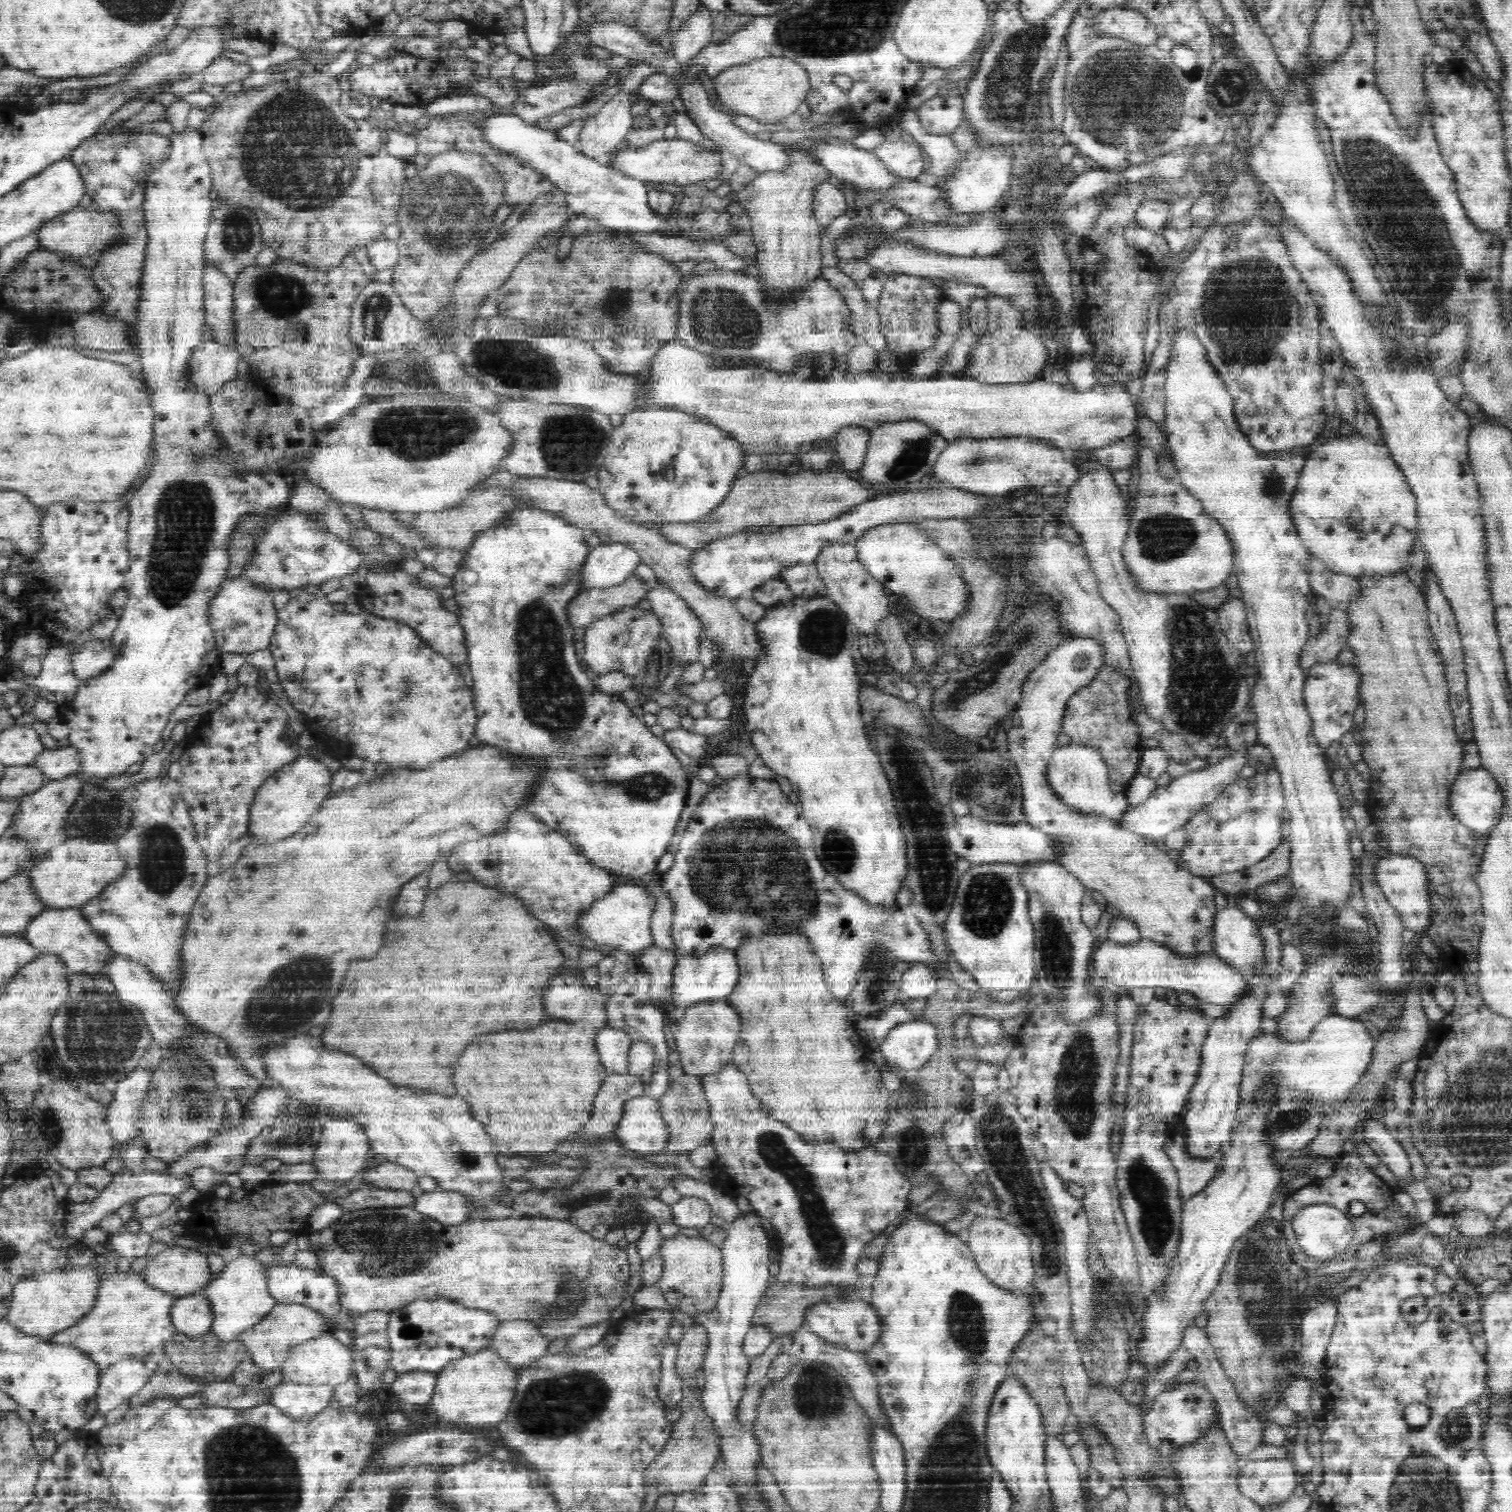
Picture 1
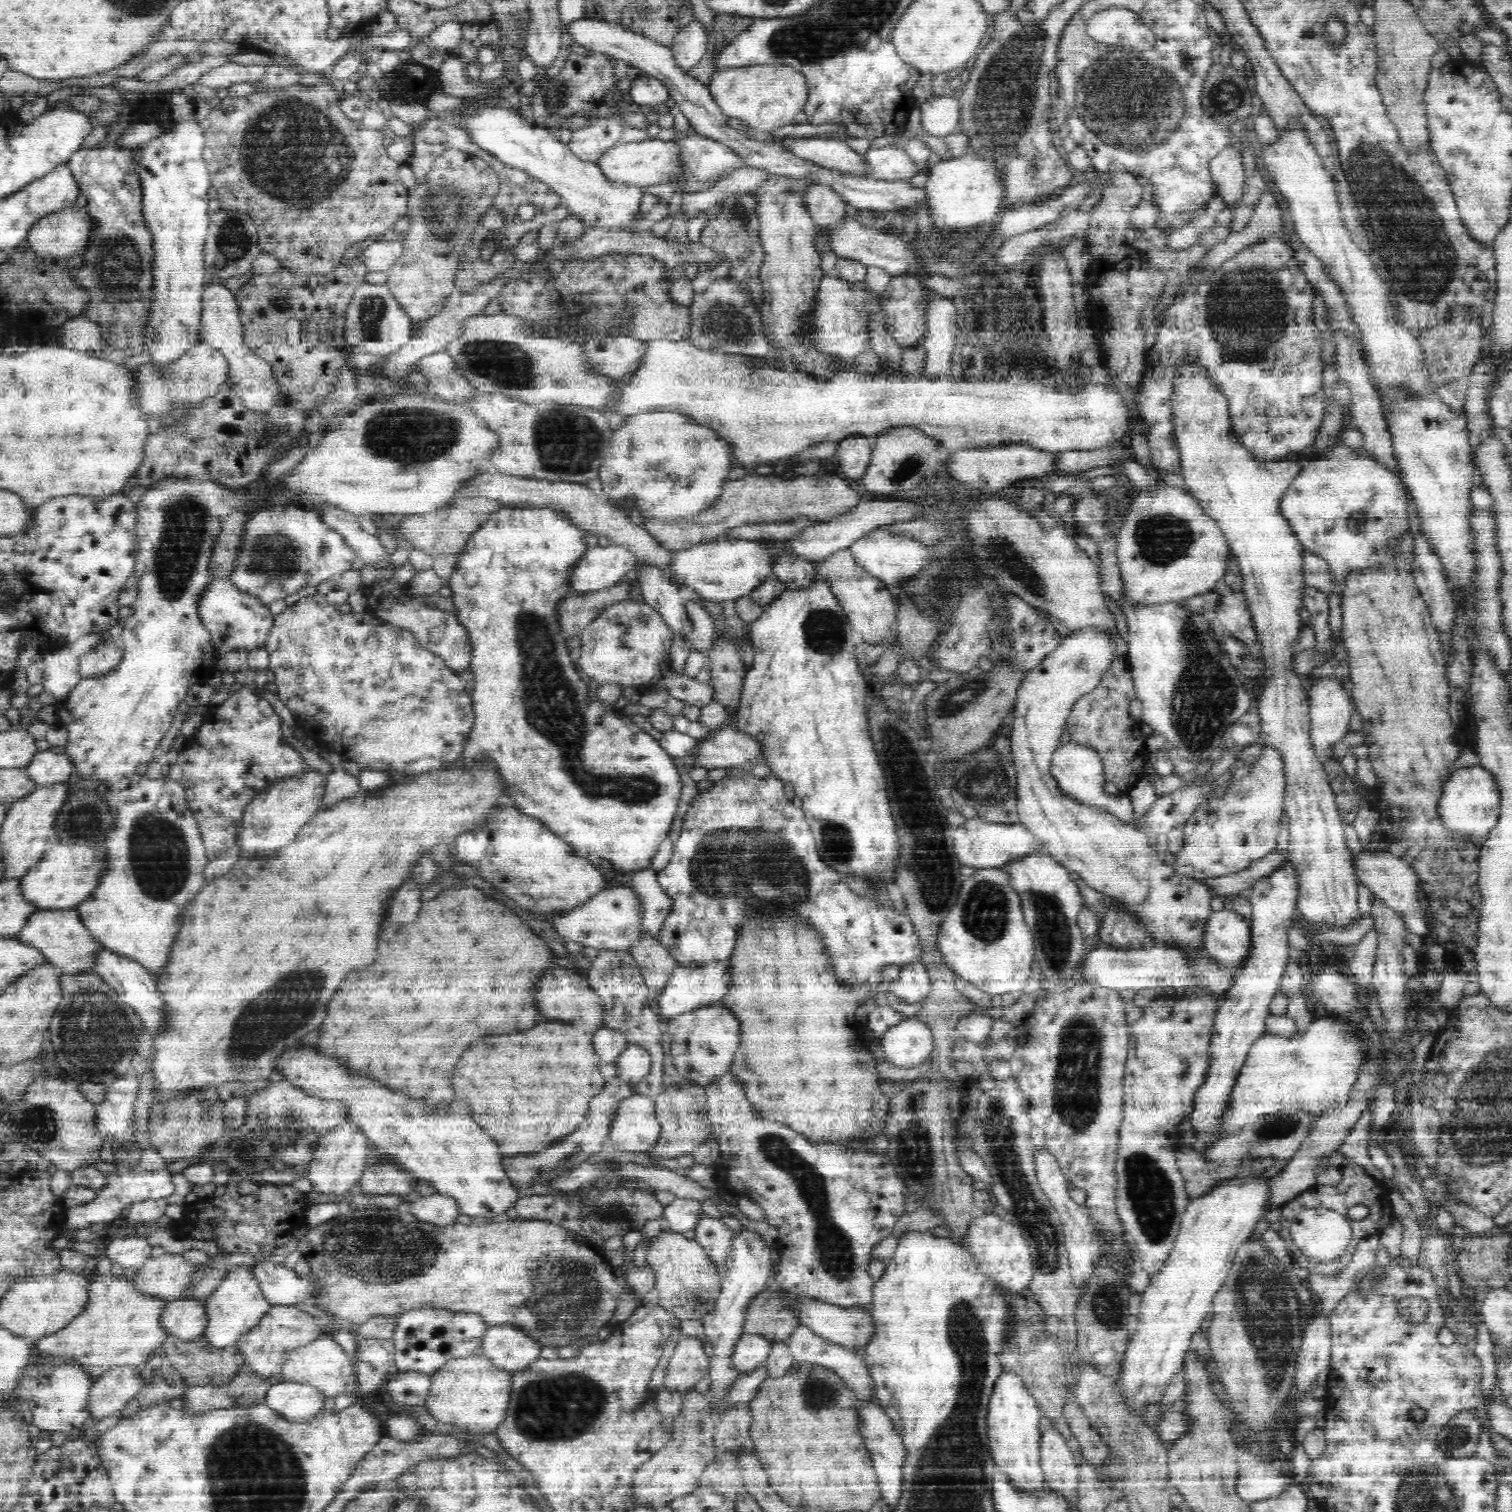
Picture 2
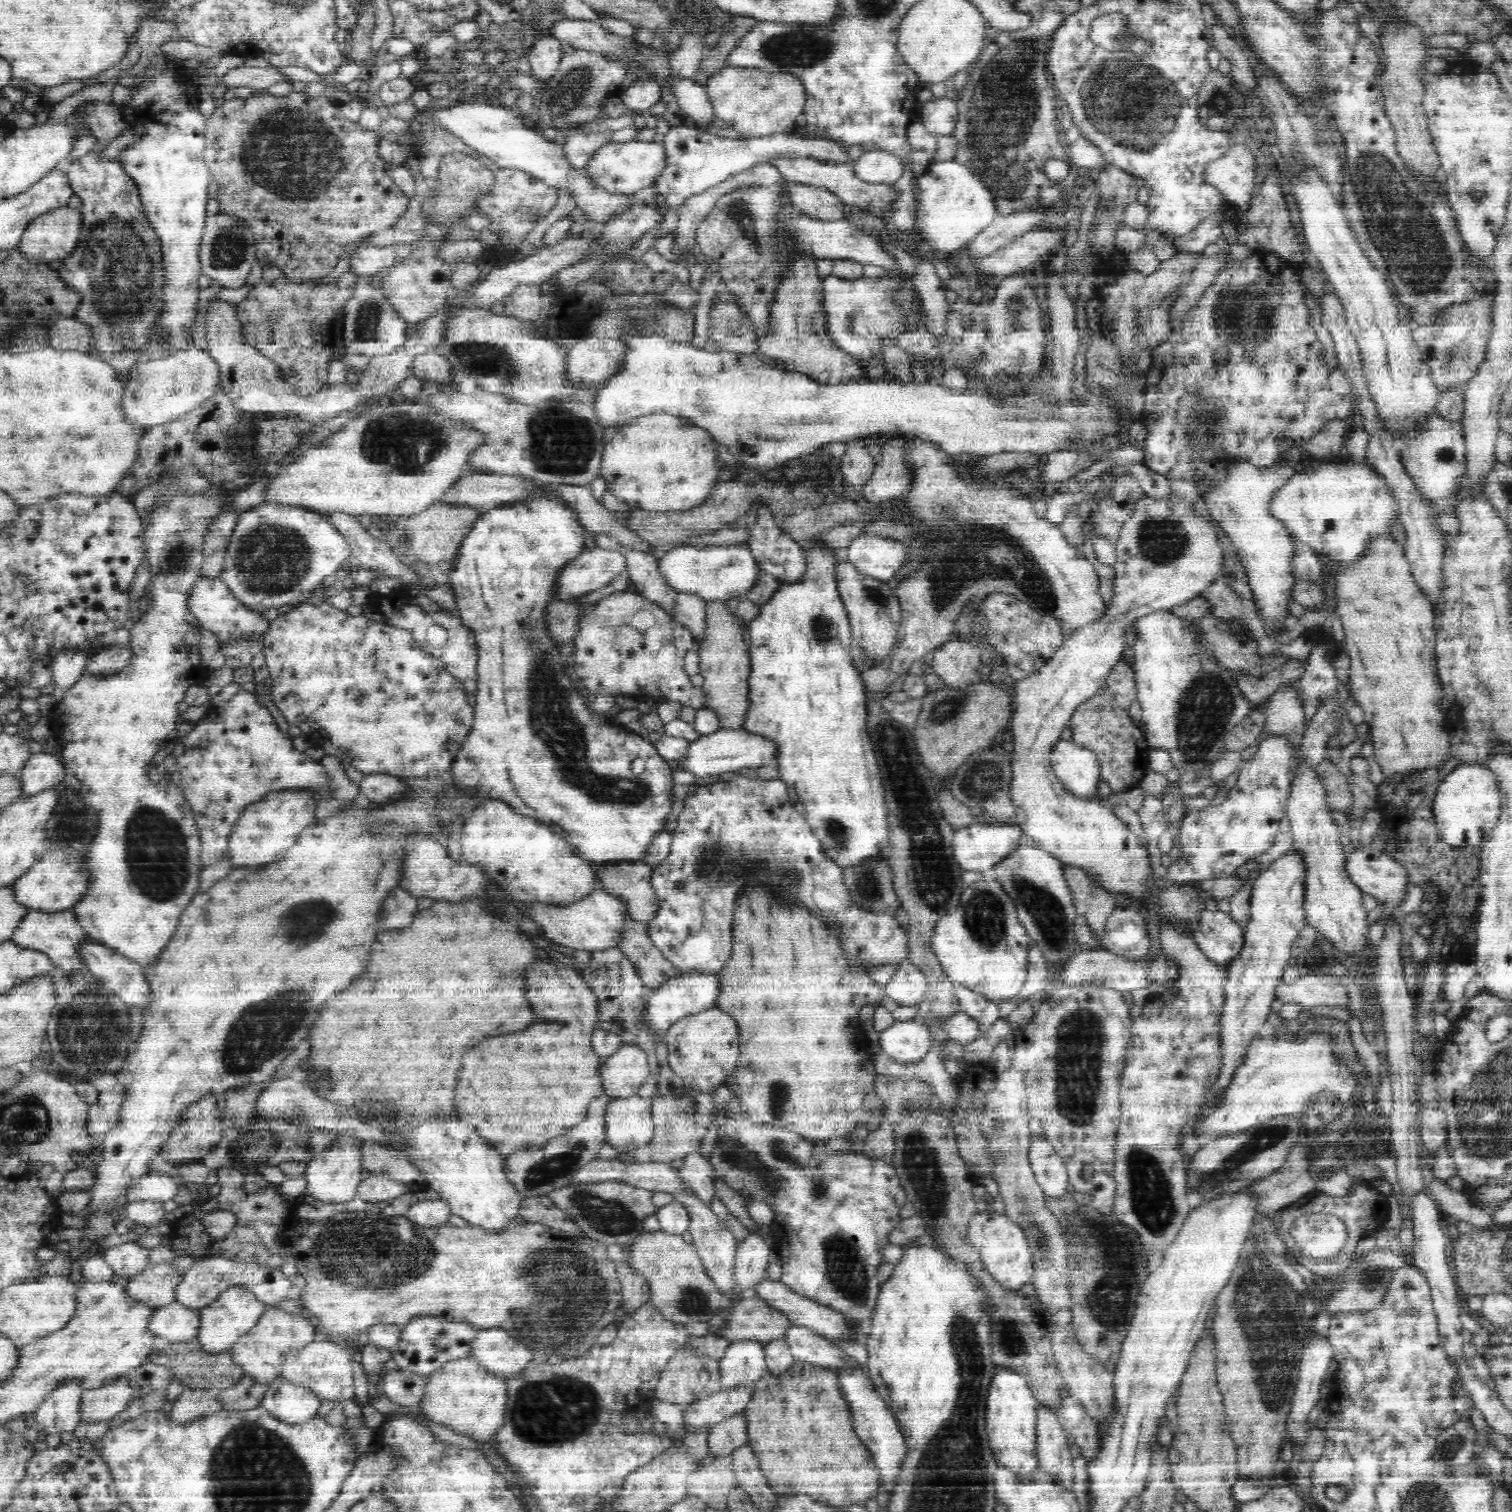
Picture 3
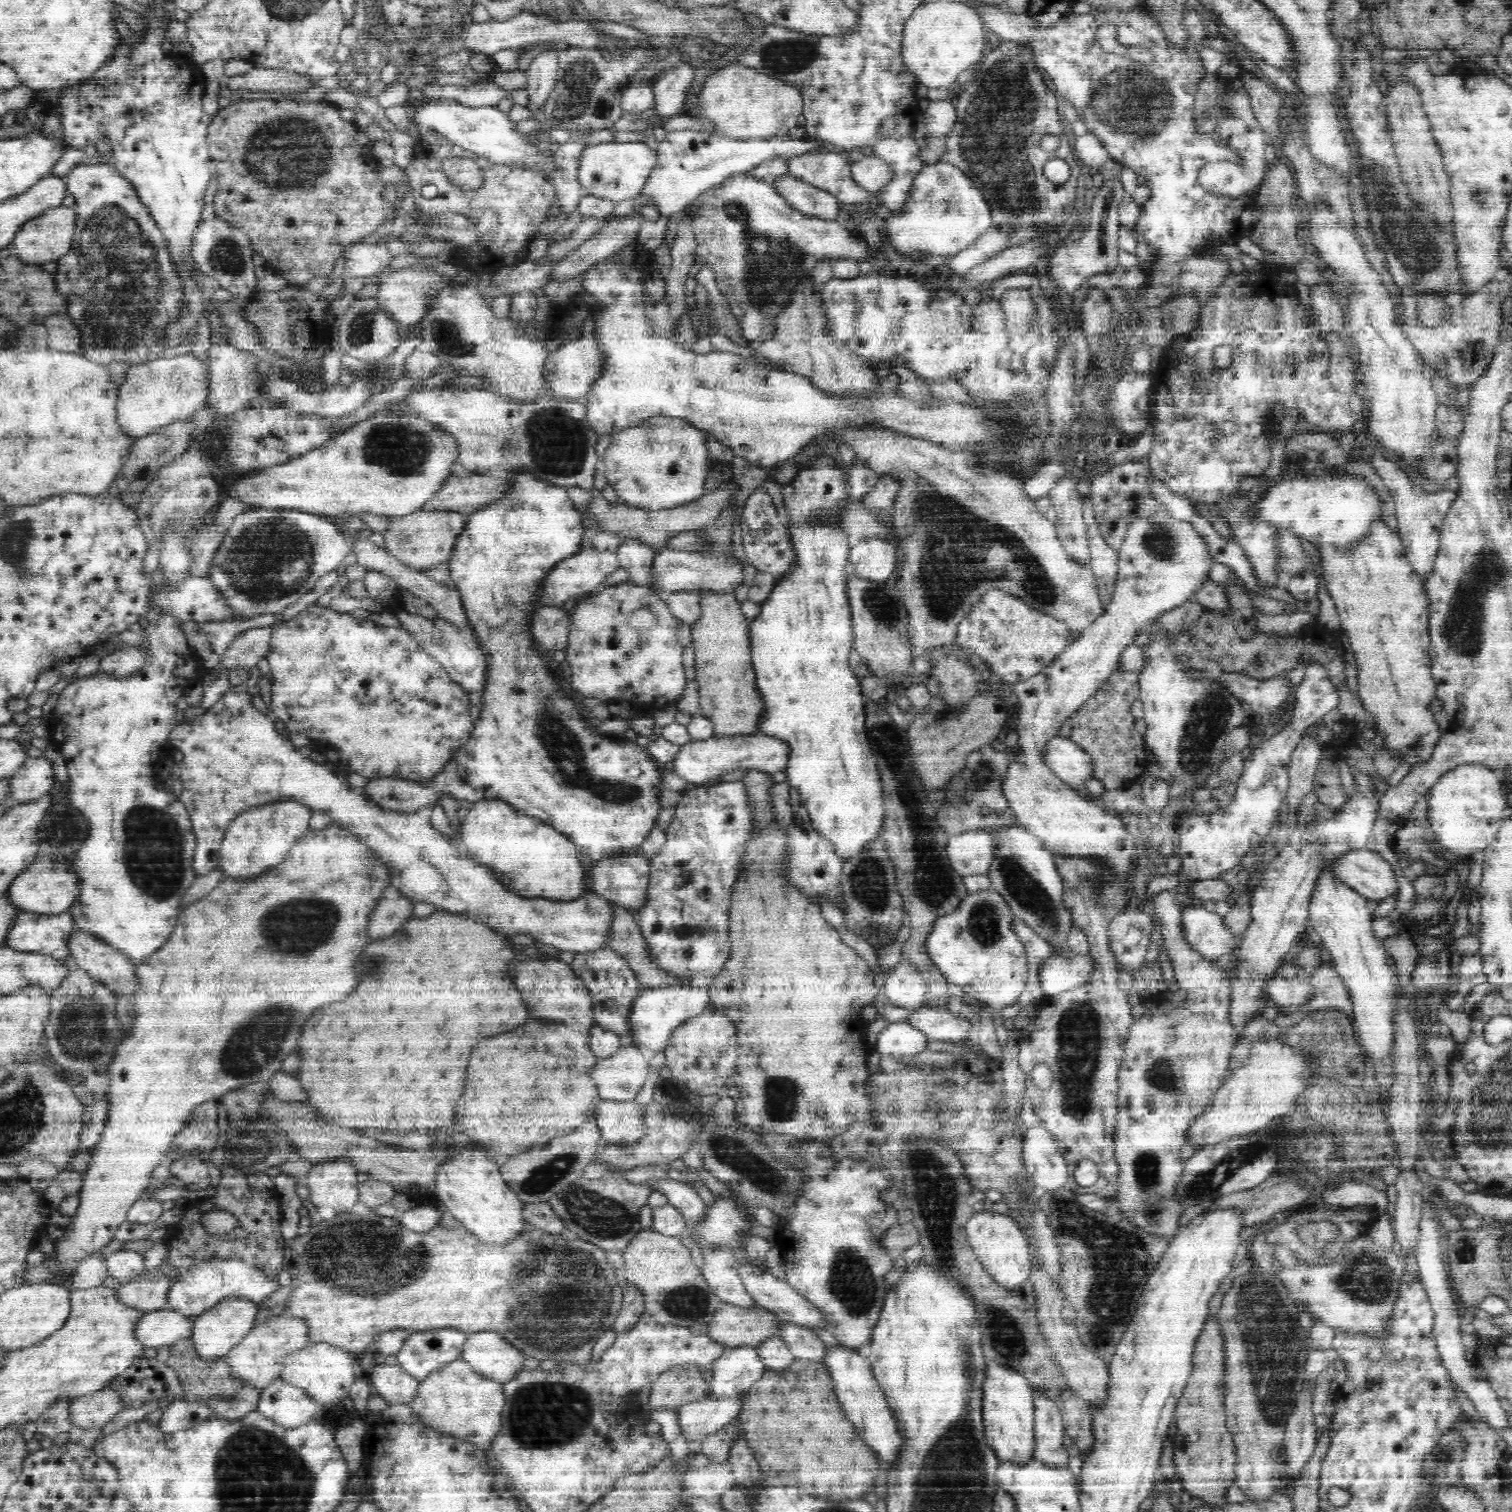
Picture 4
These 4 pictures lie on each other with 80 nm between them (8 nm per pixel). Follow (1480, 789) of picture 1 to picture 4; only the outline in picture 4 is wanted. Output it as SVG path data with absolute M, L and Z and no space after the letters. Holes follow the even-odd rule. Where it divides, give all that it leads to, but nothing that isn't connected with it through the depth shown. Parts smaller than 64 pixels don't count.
M1460 765L1440 778L1430 789L1432 801L1428 812L1440 846L1452 852L1476 852L1495 840L1506 807L1502 780L1500 770L1482 765Z

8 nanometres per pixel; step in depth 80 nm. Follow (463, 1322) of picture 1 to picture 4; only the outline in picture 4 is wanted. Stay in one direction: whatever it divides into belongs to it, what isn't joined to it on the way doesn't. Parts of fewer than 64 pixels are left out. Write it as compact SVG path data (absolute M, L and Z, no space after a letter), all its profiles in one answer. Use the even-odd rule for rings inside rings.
M458 1326L409 1327L402 1348L395 1354L397 1365L408 1374L423 1380L446 1363L462 1358L470 1334L470 1331Z

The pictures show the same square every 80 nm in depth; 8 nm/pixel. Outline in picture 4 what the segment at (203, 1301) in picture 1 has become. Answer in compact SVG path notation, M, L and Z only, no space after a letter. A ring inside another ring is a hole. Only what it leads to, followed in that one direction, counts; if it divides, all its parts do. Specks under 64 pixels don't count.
M171 1308L147 1312L137 1326L137 1334L145 1339L145 1346L162 1347L190 1339L196 1326L196 1318Z

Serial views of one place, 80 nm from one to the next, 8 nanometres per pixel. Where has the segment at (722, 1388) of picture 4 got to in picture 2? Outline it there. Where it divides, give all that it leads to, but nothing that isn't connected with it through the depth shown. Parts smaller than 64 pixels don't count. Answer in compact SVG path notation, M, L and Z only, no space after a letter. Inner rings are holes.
M745 1333L737 1344L737 1362L740 1362L742 1376L750 1370L754 1370L762 1360L770 1354L773 1339L766 1338L765 1334Z

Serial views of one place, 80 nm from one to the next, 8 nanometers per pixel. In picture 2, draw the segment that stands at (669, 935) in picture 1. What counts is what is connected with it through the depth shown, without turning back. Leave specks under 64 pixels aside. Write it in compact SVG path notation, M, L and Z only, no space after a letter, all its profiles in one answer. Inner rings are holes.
M654 869L632 874L629 886L636 887L637 893L645 899L645 934L659 942L665 920L673 909L672 898L662 888Z

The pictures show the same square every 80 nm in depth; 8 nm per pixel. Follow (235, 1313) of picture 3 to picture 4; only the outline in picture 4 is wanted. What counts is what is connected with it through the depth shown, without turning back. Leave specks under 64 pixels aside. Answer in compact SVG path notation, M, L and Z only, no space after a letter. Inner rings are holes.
M228 1294L226 1298L222 1298L208 1310L202 1311L202 1314L196 1317L192 1336L198 1354L202 1358L225 1357L227 1352L230 1352L242 1340L242 1337L252 1330L260 1310L258 1302L254 1302L253 1299Z

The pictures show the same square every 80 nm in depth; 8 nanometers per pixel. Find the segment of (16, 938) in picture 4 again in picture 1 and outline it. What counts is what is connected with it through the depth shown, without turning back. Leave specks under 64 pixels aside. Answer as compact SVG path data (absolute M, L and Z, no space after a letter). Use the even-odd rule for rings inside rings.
M80 908L46 909L34 917L23 936L32 943L39 952L53 952L63 956L64 963L70 968L70 973L85 973L91 976L105 975L110 962L118 954L106 942L105 938L93 929L86 920Z

